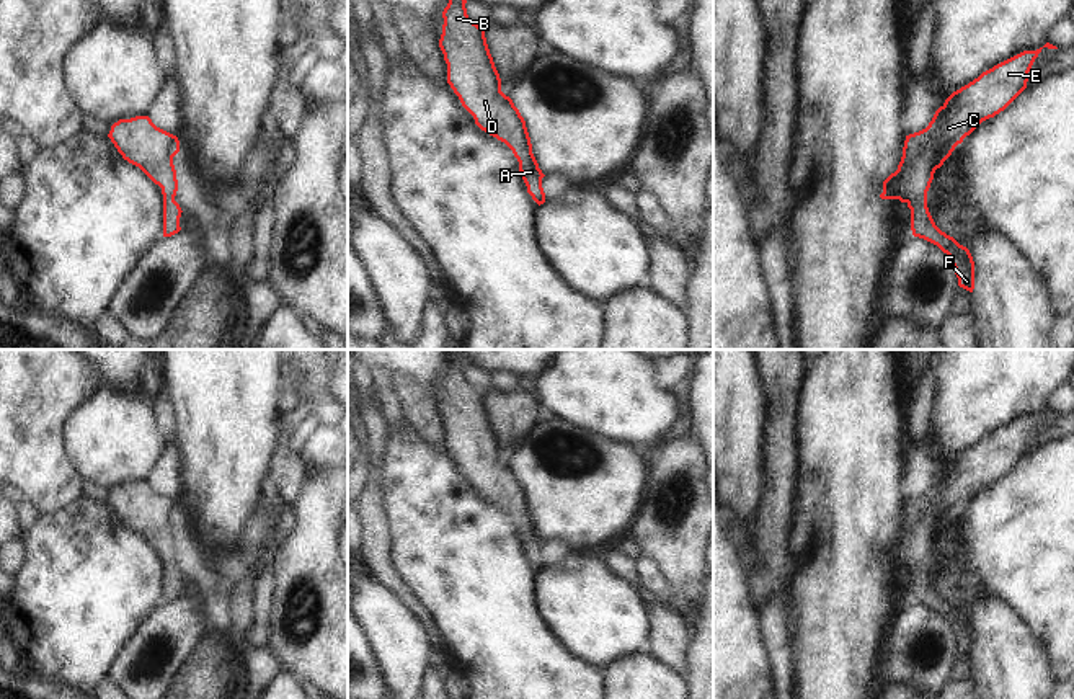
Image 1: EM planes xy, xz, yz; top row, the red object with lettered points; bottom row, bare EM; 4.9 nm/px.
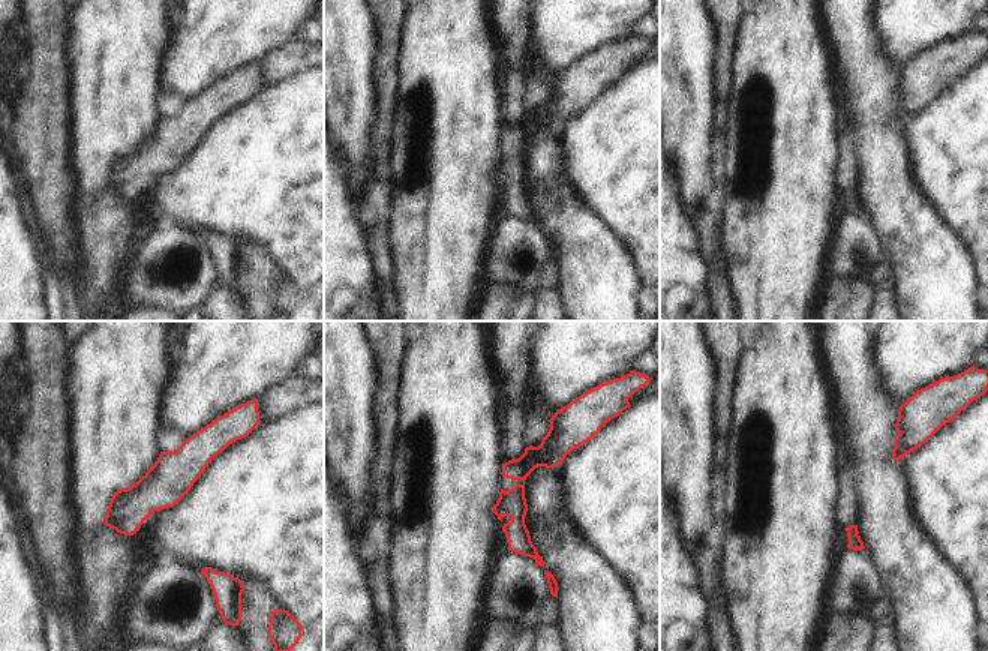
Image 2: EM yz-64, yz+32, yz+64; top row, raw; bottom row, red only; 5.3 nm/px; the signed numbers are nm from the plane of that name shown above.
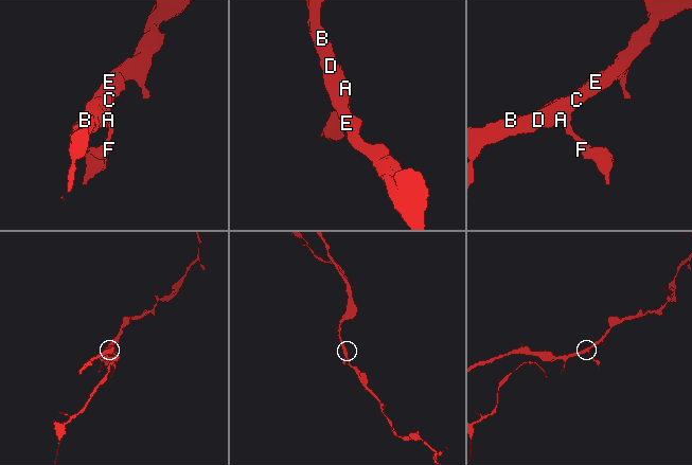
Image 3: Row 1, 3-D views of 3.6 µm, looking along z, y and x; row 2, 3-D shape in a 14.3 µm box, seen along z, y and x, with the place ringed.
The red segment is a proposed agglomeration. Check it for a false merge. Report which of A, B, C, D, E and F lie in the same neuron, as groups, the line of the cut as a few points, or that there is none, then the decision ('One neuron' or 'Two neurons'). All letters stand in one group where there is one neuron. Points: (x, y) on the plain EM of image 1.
Groups: A B C D E F. No split. One neuron.

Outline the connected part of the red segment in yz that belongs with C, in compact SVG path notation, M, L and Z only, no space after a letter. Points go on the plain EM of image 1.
M1023 416L953 457L929 492L906 501L898 536L883 547L881 565L899 565L911 575L914 603L937 611L955 634L958 652L973 658L974 627L970 616L942 598L927 573L927 557L937 534L983 487L1004 477L1025 454L1028 438L1041 418Z

